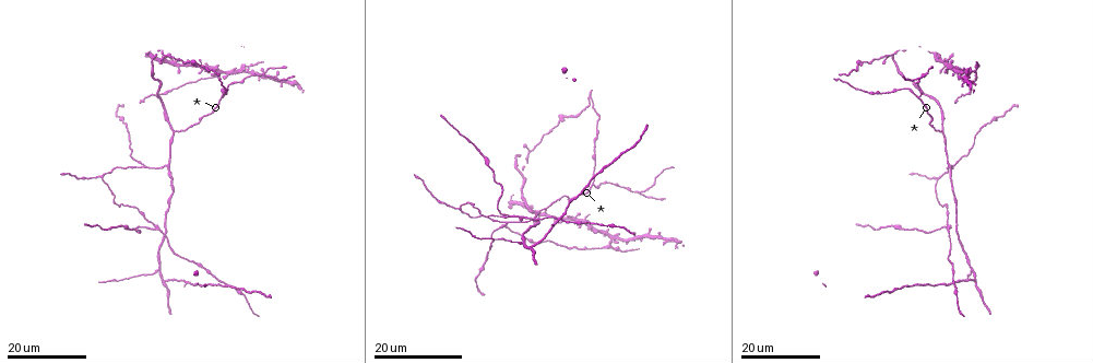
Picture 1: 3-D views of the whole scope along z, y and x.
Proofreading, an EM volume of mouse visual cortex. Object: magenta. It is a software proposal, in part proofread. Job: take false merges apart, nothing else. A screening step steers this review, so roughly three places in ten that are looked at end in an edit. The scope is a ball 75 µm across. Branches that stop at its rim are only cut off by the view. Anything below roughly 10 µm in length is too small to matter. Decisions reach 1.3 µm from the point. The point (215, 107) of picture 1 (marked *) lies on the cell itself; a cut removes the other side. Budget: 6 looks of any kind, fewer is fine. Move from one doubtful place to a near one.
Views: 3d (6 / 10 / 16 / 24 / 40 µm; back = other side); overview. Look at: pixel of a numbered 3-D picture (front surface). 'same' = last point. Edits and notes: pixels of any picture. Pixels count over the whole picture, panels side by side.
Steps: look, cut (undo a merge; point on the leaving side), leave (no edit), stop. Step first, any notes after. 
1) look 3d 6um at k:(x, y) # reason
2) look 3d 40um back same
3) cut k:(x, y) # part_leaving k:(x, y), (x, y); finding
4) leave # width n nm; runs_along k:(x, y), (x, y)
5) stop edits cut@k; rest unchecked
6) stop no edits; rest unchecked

look 3d 16um at 1:(919, 97)

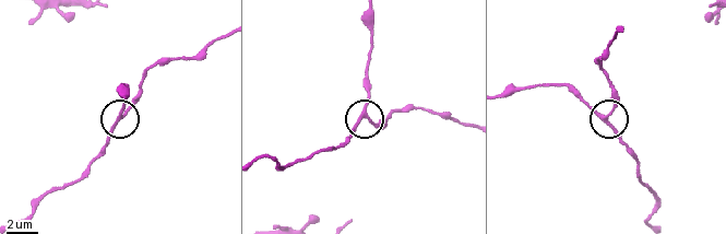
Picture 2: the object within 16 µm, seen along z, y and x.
look 3d 10um at 2:(603, 116) # closer look

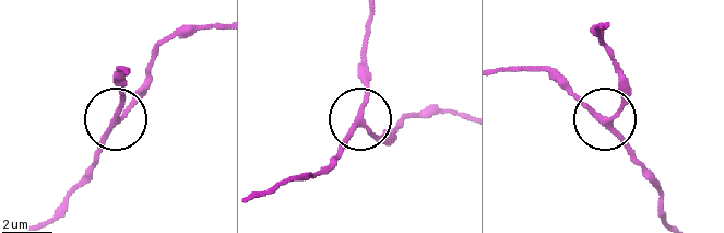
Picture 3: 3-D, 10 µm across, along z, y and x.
look 3d 6um at 3:(361, 121)

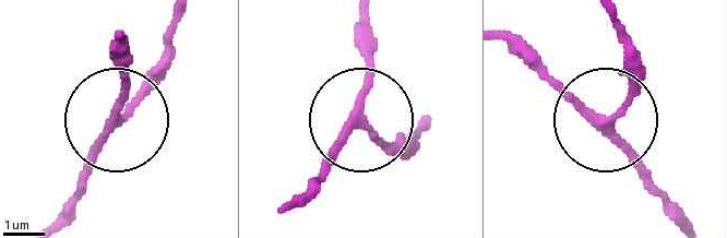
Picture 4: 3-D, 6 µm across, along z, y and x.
leave # width 190 nm; runs_along 4:(680, 222), (614, 128), (631, 85), (631, 47); all the same cell

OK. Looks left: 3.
look 3d 16um at 1:(142, 166) # three arms meet

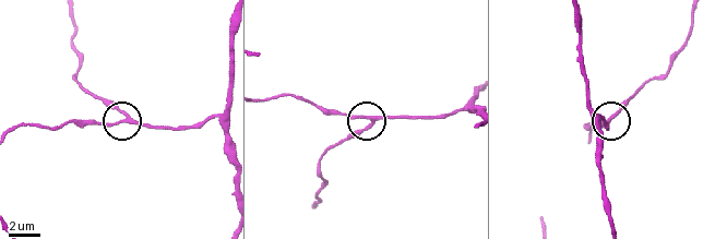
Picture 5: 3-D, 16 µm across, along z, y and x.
look 3d 6um at 5:(613, 116)

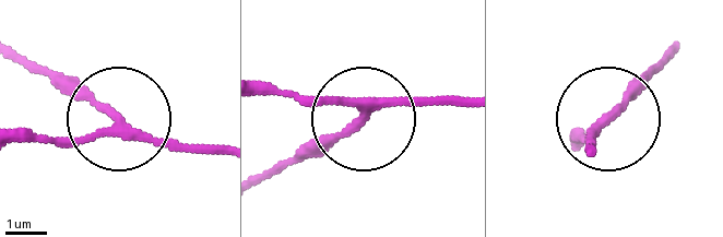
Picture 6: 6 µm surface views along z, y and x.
leave # width 200 nm; runs_along 6:(215, 153), (142, 139), (31, 62); one cell here

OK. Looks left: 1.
stop no edits; rest unchecked

